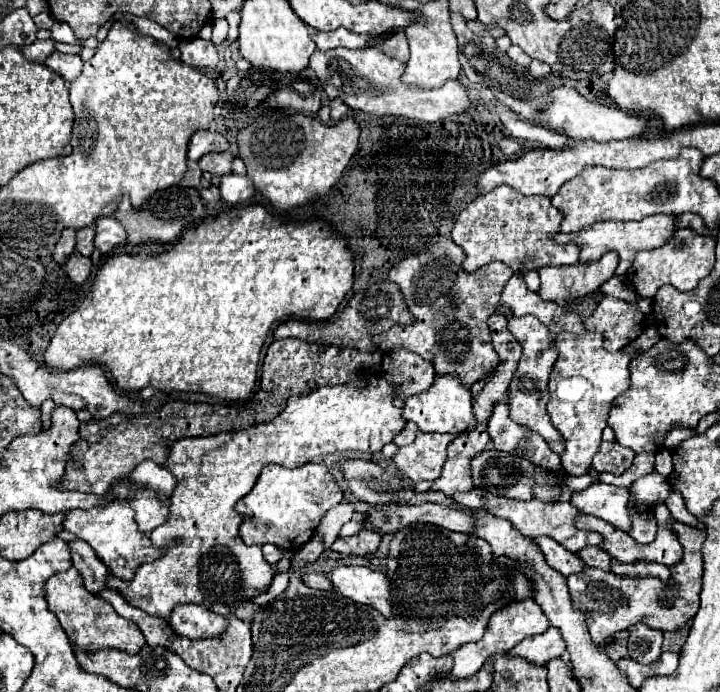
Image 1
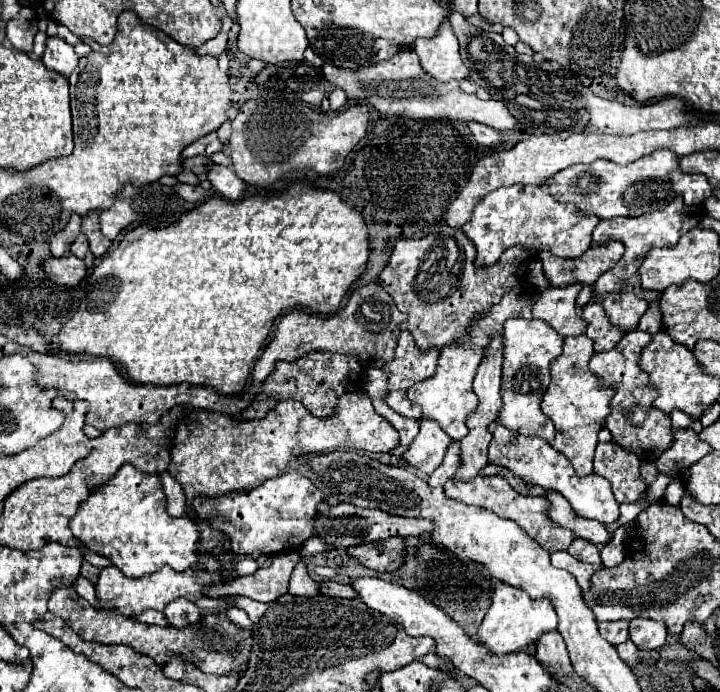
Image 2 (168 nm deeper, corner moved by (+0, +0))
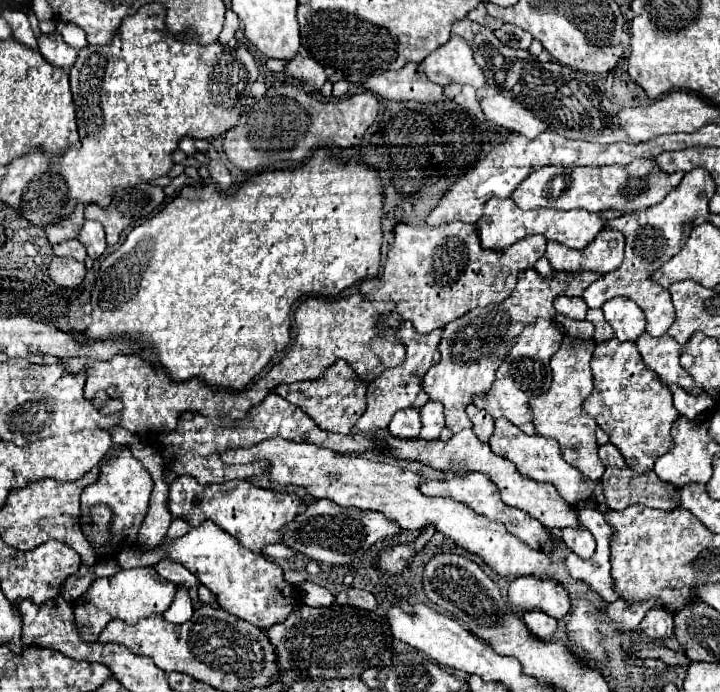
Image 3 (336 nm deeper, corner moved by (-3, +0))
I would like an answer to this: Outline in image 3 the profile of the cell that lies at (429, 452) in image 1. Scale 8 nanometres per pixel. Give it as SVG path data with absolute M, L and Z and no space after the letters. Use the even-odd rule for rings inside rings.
M427 401L421 409L421 437L423 439L439 439L439 433L445 427L443 405L439 401Z

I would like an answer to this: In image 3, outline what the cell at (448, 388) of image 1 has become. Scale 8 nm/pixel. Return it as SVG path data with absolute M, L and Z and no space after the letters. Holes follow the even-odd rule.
M529 267L519 275L519 281L517 281L513 293L503 303L475 307L475 309L467 311L467 315L453 319L451 323L445 325L443 337L439 343L441 361L427 371L427 375L423 379L423 389L427 391L429 399L443 403L445 425L453 433L459 433L461 429L471 427L465 407L473 401L475 393L481 395L483 391L487 391L487 387L491 387L491 383L495 381L497 367L503 363L509 349L517 343L517 337L521 335L521 331L527 325L535 323L539 317L551 319L555 315L553 301L559 295L565 295L567 277L569 277L569 273L555 271L549 279L549 277L539 275L535 271L535 267Z

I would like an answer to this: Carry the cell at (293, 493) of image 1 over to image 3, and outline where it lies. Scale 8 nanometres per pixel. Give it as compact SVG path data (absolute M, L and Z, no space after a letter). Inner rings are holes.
M177 475L169 485L169 511L173 517L185 519L191 527L199 527L203 521L215 521L223 531L233 535L243 547L261 553L263 545L281 543L279 527L295 519L301 499L293 493L277 493L251 485L249 481L227 481L221 485L201 485L191 475Z

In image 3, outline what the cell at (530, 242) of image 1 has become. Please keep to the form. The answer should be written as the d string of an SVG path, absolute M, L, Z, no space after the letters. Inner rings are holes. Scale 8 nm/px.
M491 197L485 205L483 217L479 219L479 237L481 237L481 245L485 249L505 249L511 247L515 241L527 237L527 235L545 235L551 241L559 241L567 247L573 249L583 249L587 247L595 235L605 227L605 223L609 219L617 217L613 211L603 211L603 213L589 213L583 209L571 209L571 211L523 211L519 209L513 199L497 199Z

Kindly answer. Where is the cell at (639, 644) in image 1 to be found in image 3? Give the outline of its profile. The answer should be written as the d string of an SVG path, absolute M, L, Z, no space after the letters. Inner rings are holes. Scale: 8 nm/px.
M655 607L655 609L647 611L647 615L643 617L639 627L653 641L663 641L673 635L673 617L663 607Z

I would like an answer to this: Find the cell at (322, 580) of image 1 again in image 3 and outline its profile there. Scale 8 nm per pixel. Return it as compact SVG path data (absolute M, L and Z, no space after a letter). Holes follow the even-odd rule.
M347 587L337 595L337 603L341 605L351 605L357 609L365 609L365 611L373 611L379 607L375 595L371 591L361 591L355 587Z

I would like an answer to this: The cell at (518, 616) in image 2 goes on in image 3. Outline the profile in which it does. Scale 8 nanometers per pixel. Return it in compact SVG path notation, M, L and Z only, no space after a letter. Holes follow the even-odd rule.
M535 575L517 577L509 587L509 603L517 611L541 609L555 619L563 619L569 611L569 591L553 579Z

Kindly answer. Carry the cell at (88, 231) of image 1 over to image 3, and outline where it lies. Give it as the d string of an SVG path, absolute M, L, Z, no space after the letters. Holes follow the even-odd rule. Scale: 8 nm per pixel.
M69 239L69 241L63 241L59 245L53 245L53 253L57 257L73 257L77 261L85 261L85 257L87 257L85 247L77 239Z

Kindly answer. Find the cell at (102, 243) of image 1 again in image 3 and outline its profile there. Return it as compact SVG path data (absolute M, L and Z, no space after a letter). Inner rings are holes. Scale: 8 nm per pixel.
M85 221L83 227L81 227L81 231L79 231L79 235L77 235L77 239L85 245L87 255L89 255L91 259L101 257L103 251L107 249L105 231L103 231L103 227L101 227L99 223L95 223L95 221Z

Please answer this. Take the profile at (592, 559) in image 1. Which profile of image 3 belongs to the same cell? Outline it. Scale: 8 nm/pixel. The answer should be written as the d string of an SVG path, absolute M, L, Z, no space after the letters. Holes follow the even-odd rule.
M567 527L561 529L559 535L565 541L565 545L579 557L589 559L595 553L595 539L585 527Z

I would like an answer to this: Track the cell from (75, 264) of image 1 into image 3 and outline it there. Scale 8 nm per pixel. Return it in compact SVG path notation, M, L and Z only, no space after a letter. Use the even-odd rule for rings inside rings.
M53 257L49 263L49 275L61 287L77 287L85 279L85 265L71 257Z

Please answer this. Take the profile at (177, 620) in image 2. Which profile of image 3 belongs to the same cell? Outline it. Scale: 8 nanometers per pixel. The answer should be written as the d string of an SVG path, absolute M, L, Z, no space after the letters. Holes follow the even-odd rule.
M179 587L177 593L175 593L175 599L171 603L171 607L163 613L163 617L171 623L183 623L187 621L189 617L193 615L193 605L191 605L191 599L189 599L189 593L185 587Z

